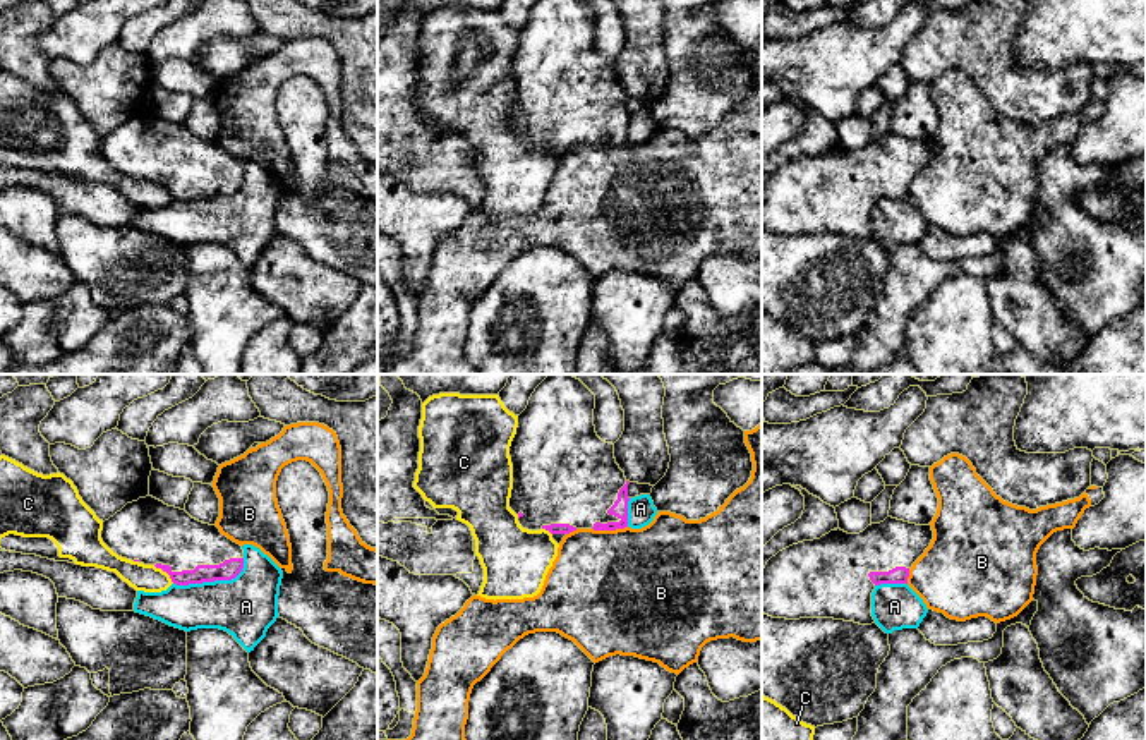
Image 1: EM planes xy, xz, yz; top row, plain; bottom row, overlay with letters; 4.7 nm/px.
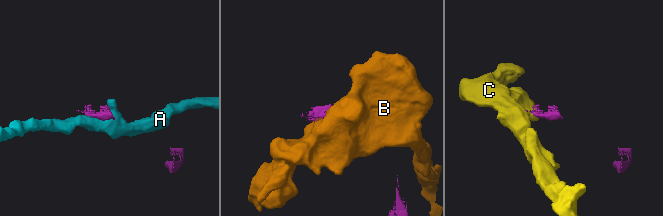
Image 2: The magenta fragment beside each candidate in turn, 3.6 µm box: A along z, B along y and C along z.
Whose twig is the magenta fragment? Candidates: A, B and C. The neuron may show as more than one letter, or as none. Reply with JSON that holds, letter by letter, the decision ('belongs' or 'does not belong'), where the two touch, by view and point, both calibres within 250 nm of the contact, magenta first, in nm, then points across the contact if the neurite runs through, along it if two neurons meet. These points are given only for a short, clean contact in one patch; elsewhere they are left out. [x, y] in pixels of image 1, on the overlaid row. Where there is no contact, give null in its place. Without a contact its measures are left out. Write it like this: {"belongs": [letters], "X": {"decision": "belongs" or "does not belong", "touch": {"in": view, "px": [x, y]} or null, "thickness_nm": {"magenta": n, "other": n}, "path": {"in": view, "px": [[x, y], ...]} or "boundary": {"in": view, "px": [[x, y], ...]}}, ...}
{"belongs": [], "A": {"decision": "does not belong", "touch": {"in": "xy", "px": [213, 581]}, "thickness_nm": {"magenta": 90, "other": 300}}, "B": {"decision": "does not belong", "touch": {"in": "xz", "px": [609, 529]}, "thickness_nm": {"magenta": 80, "other": 500}, "boundary": {"in": "xz", "px": [[627, 526], [592, 529]]}}, "C": {"decision": "does not belong", "touch": {"in": "xy", "px": [165, 570]}, "thickness_nm": {"magenta": 80, "other": 130}, "boundary": {"in": "xy", "px": [[153, 565], [160, 567], [174, 582]]}}}

